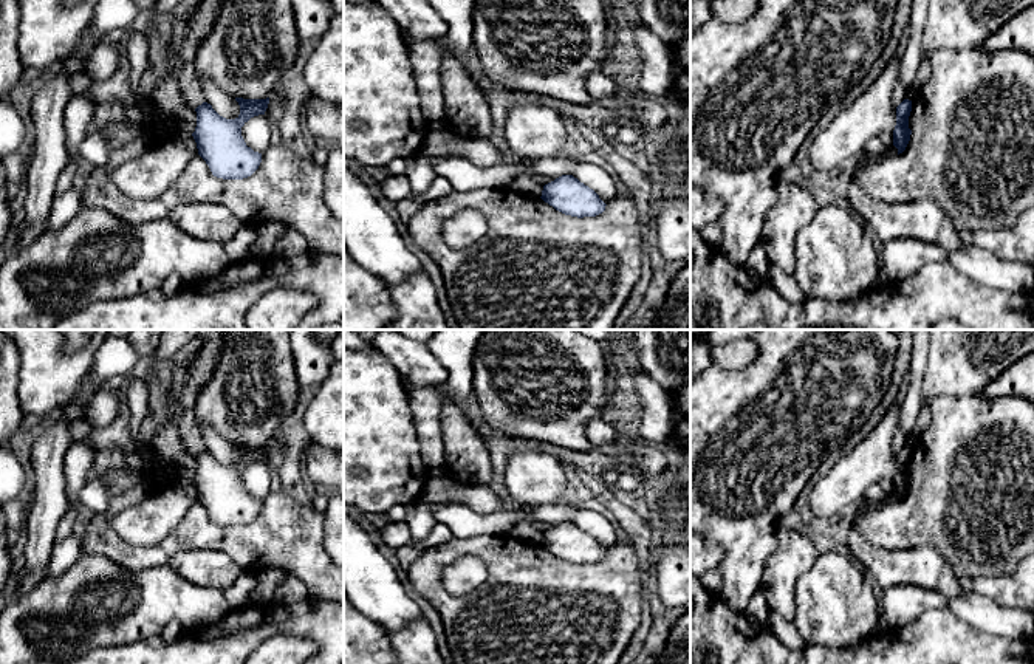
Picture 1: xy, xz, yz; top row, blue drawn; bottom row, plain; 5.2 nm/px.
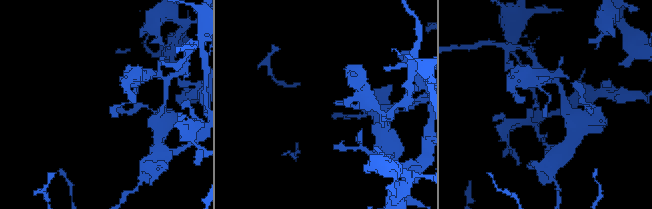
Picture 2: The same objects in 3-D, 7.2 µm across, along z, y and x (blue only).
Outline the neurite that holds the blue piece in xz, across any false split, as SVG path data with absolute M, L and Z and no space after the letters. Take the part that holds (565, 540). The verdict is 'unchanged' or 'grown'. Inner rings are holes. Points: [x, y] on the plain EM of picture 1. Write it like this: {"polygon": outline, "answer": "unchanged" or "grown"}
{"polygon": "M562 522L545 531L540 545L556 557L577 565L596 563L607 553L593 536L573 522Z", "answer": "unchanged"}

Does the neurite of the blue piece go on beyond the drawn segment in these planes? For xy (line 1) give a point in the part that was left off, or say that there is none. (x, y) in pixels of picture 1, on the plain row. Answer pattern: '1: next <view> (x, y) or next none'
1: next none

